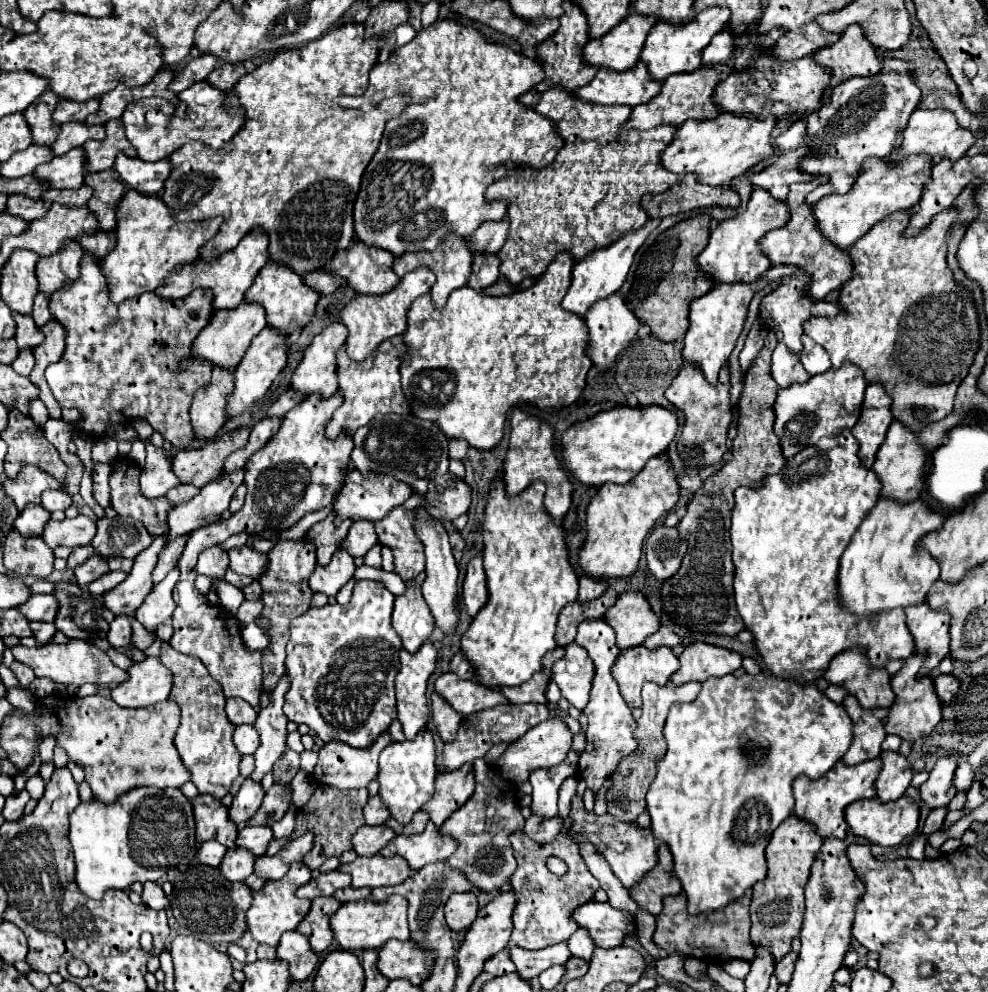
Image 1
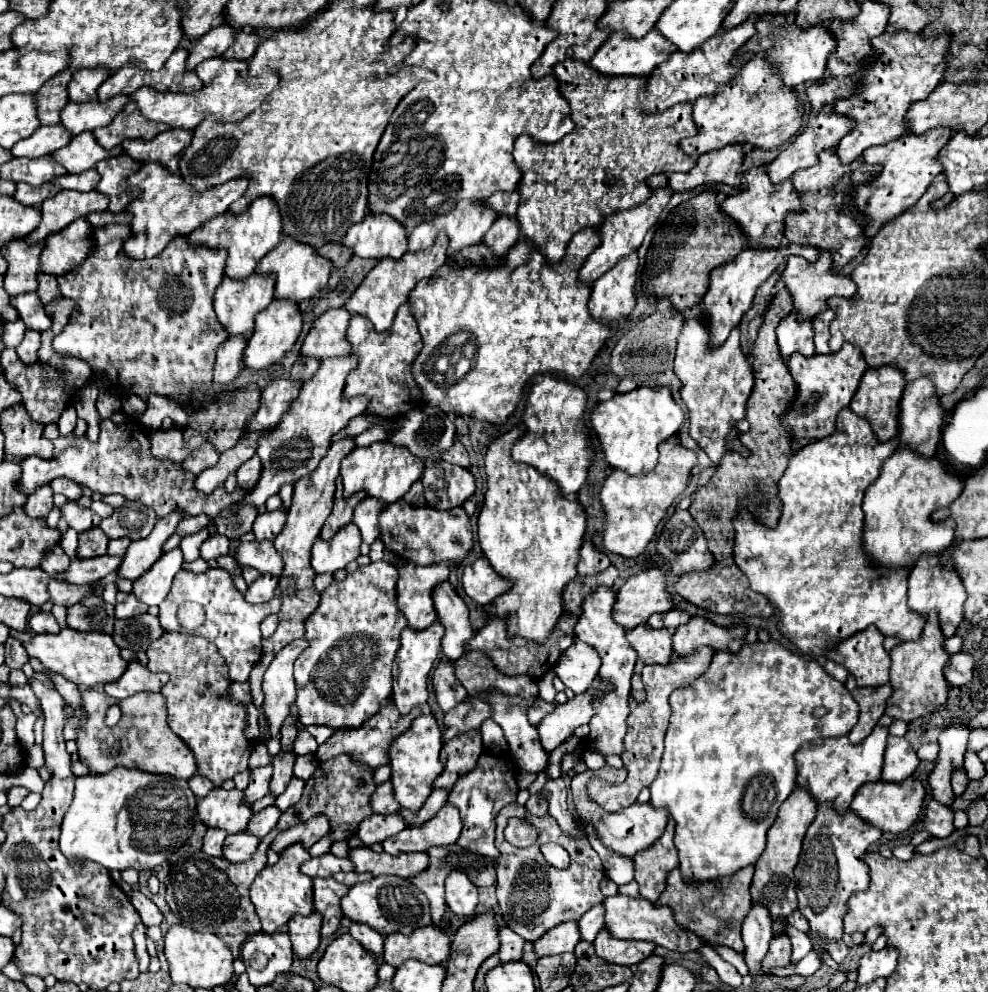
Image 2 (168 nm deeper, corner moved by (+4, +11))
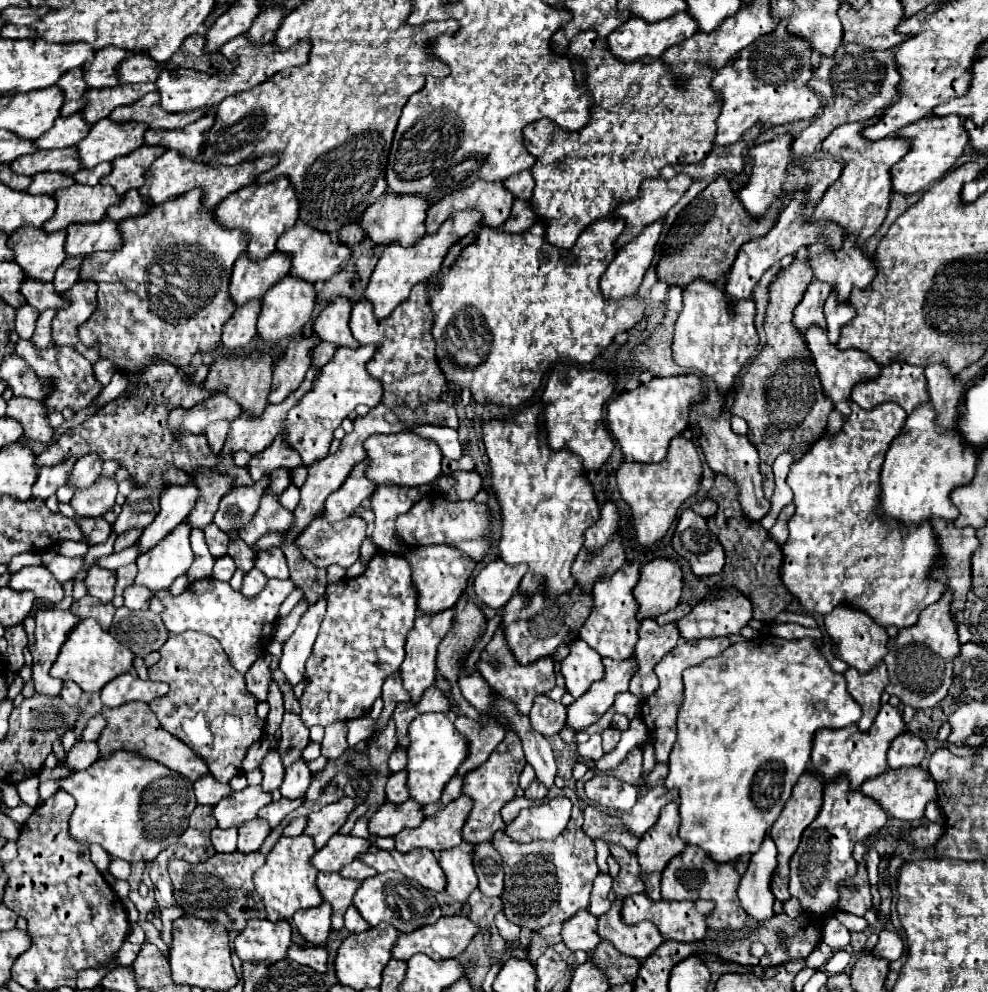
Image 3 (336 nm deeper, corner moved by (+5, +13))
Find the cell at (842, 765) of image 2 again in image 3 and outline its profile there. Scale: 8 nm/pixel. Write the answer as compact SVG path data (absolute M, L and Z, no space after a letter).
M883 704L873 726L867 732L859 732L859 728L845 726L843 730L829 730L823 728L815 734L813 752L811 752L811 770L823 776L825 780L833 780L837 776L847 776L851 780L851 788L857 790L865 780L879 776L887 770L887 750L891 742L907 732L907 724L903 722L903 714L899 708L891 704Z

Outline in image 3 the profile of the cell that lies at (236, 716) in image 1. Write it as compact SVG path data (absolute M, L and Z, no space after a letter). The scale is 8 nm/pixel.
M259 656L259 660L255 660L255 664L249 668L249 672L245 674L245 682L247 682L247 690L259 700L267 700L269 694L269 684L271 684L271 656Z

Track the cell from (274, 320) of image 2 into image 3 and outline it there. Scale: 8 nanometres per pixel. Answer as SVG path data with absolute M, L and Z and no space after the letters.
M285 276L263 296L263 308L257 320L257 332L263 340L277 342L281 338L297 336L303 328L303 324L309 322L313 314L313 306L317 300L317 292L313 284L307 284L307 280L295 280L295 276Z

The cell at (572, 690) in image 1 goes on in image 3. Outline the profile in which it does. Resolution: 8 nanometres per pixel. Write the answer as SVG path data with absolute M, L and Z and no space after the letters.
M575 640L571 644L569 656L561 662L561 674L565 678L567 692L573 698L579 698L587 692L587 688L591 688L593 682L603 678L605 670L601 664L601 656L587 644L583 644L583 640Z

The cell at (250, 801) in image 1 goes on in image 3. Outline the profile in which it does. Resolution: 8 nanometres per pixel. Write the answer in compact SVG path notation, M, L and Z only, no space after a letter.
M267 752L267 756L261 762L261 772L263 772L263 790L273 792L275 788L281 786L283 776L285 776L285 766L279 756L279 752Z

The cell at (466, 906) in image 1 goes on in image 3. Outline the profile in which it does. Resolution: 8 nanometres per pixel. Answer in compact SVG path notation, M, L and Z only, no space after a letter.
M461 842L459 846L441 852L439 864L447 876L447 892L451 898L465 902L469 894L477 888L477 876L473 870L475 844Z

